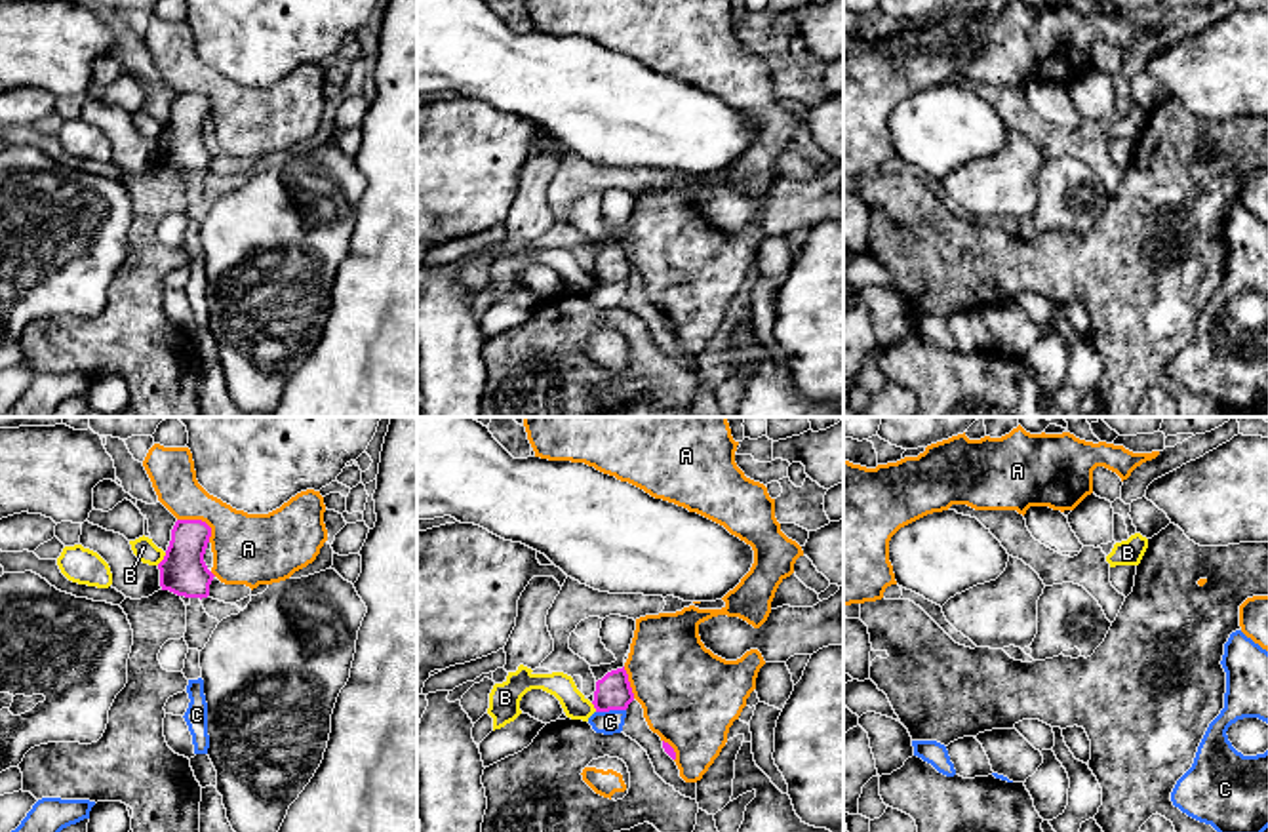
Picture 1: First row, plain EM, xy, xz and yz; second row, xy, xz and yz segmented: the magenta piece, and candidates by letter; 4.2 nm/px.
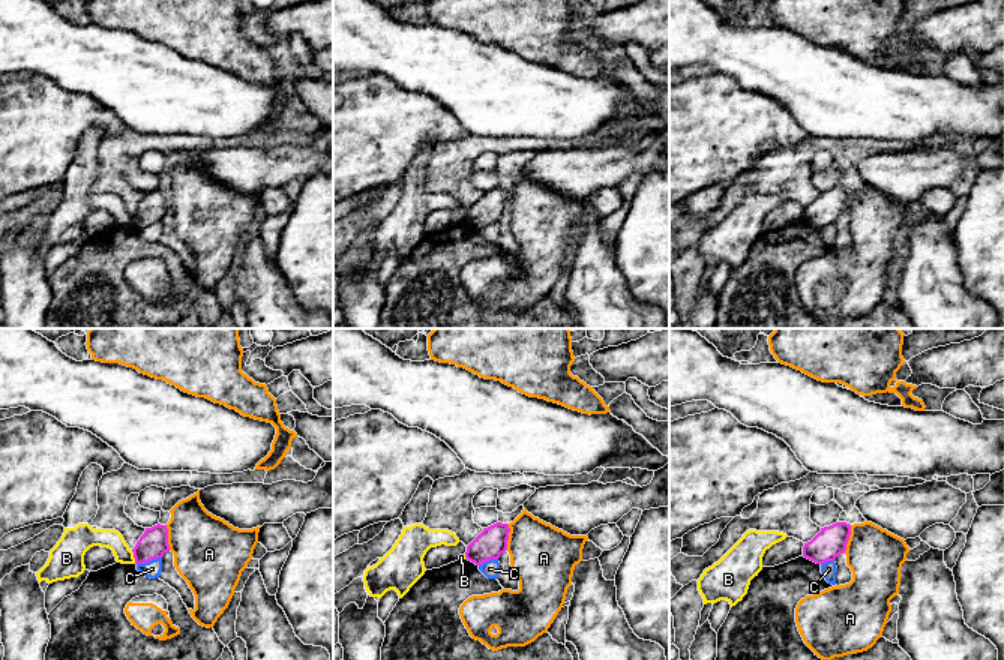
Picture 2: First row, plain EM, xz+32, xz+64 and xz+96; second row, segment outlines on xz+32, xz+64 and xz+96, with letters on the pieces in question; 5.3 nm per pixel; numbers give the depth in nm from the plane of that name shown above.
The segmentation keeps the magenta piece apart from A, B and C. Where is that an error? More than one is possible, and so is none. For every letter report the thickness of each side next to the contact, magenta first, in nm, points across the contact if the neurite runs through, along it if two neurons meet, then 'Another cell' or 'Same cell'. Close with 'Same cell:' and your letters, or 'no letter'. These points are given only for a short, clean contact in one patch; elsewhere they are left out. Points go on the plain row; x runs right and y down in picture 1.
A: Thickness 200 nm (magenta) against 300 nm. Another cell
B: Thickness 200 nm (magenta) against 90 nm. Boundary: xy (166, 126), (157, 138). Another cell
C: Thickness 150 nm (magenta) against 100 nm. Boundary: xz (625, 282), (596, 286). Another cell
Same cell: no letter

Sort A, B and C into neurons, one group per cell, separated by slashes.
A / B / C

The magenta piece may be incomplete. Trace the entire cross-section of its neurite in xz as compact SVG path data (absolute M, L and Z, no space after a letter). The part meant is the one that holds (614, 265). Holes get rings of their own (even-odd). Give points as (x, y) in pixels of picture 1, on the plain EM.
M624 240L607 246L602 253L596 255L592 274L596 286L626 284L632 274L634 267Z

